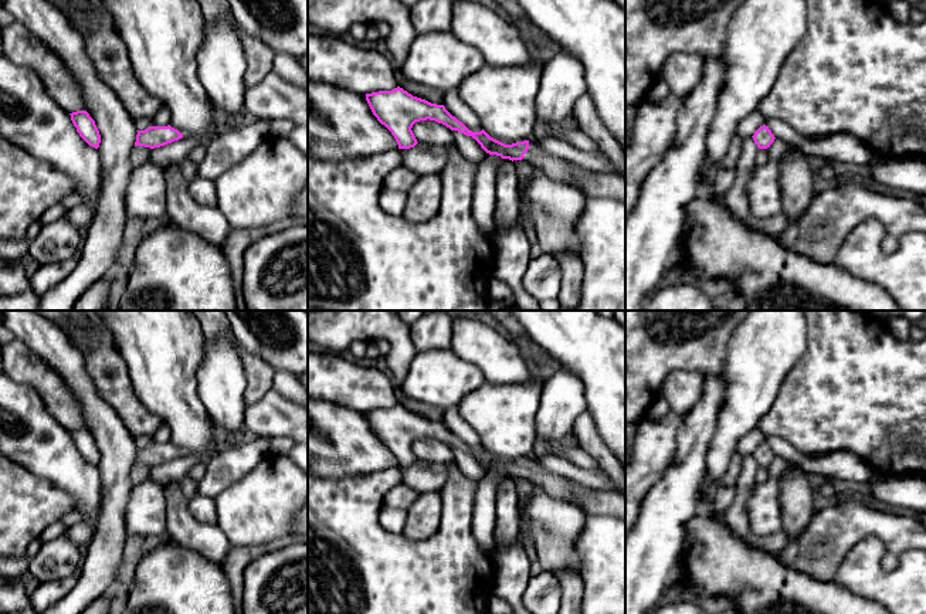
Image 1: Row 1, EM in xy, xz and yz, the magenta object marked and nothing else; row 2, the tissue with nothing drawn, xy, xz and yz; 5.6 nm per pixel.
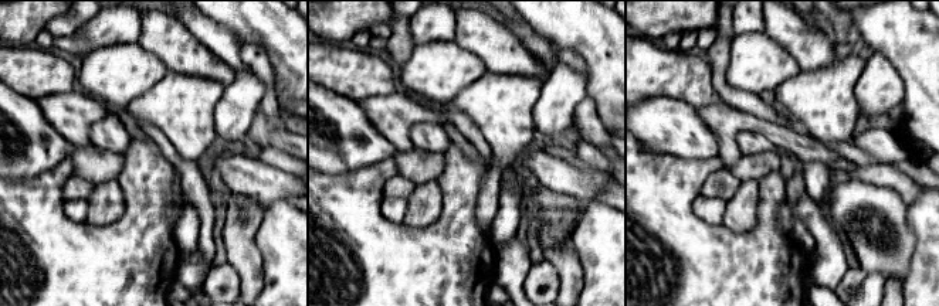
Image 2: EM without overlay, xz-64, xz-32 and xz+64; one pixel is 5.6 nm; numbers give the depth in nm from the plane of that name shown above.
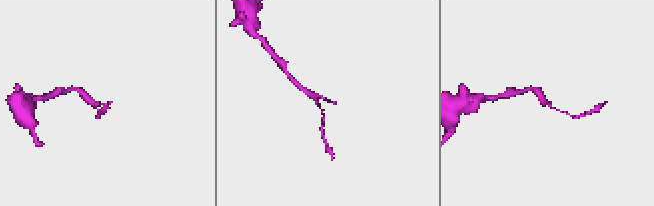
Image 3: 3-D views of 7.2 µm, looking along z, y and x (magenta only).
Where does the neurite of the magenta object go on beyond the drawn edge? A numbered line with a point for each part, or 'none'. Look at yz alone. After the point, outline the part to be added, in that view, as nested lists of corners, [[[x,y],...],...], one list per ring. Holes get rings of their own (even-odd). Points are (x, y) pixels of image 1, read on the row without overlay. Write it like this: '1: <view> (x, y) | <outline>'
none

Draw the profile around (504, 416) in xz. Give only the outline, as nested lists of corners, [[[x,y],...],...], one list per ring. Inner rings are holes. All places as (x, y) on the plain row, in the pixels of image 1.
[[[543,380],[512,386],[482,387],[457,406],[458,414],[478,432],[493,457],[512,462],[529,458],[536,435],[536,413]]]

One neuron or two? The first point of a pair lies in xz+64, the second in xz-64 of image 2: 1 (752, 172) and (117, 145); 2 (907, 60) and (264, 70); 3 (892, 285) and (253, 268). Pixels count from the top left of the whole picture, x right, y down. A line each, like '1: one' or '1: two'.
1: two
2: two
3: one

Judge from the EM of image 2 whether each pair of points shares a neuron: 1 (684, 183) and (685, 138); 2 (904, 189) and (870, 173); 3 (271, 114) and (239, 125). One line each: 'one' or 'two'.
1: two
2: one
3: two

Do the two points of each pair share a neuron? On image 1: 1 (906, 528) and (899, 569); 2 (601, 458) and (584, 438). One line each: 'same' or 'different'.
1: different
2: same

